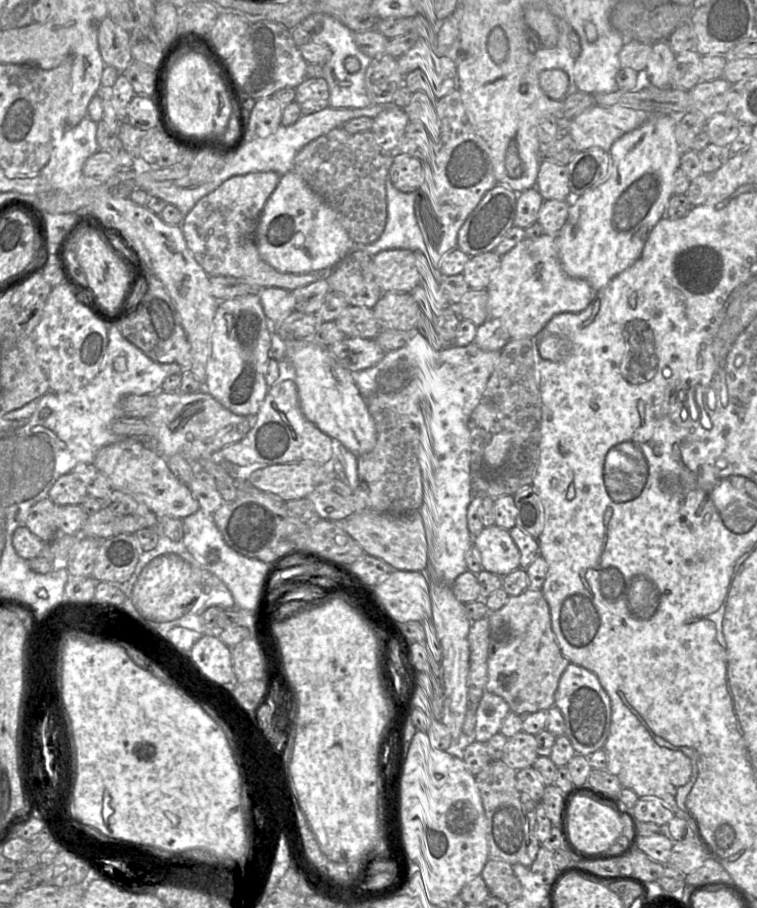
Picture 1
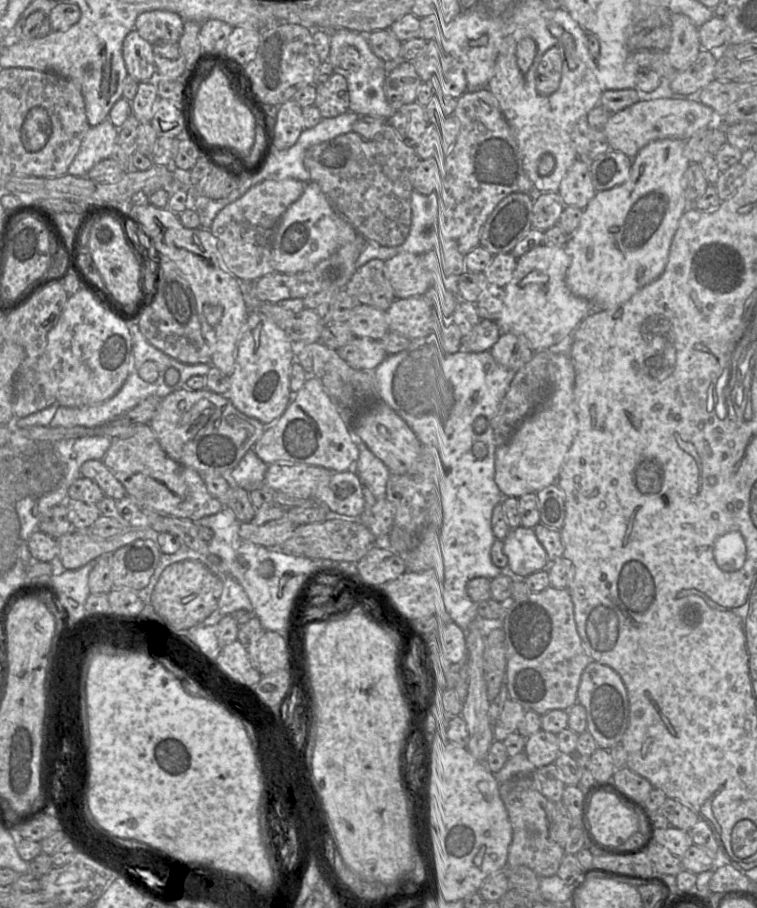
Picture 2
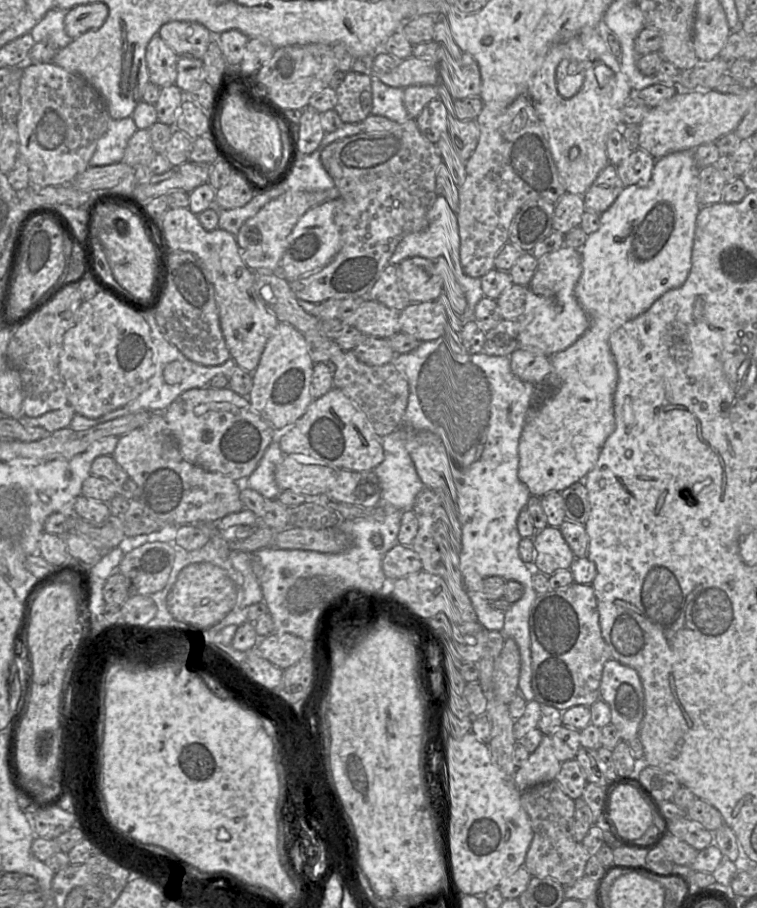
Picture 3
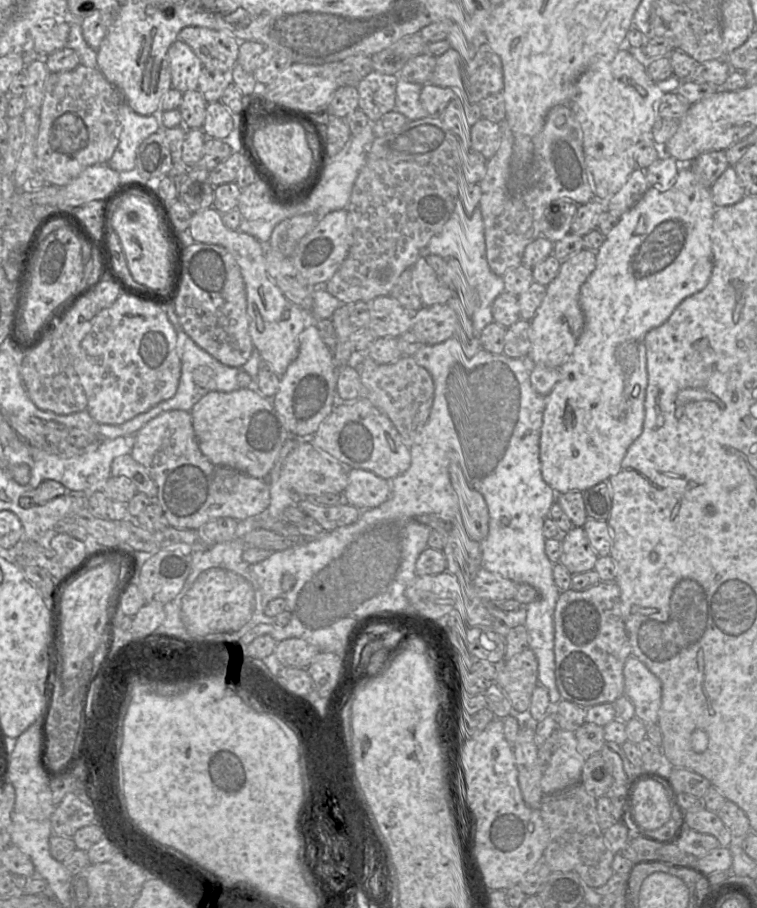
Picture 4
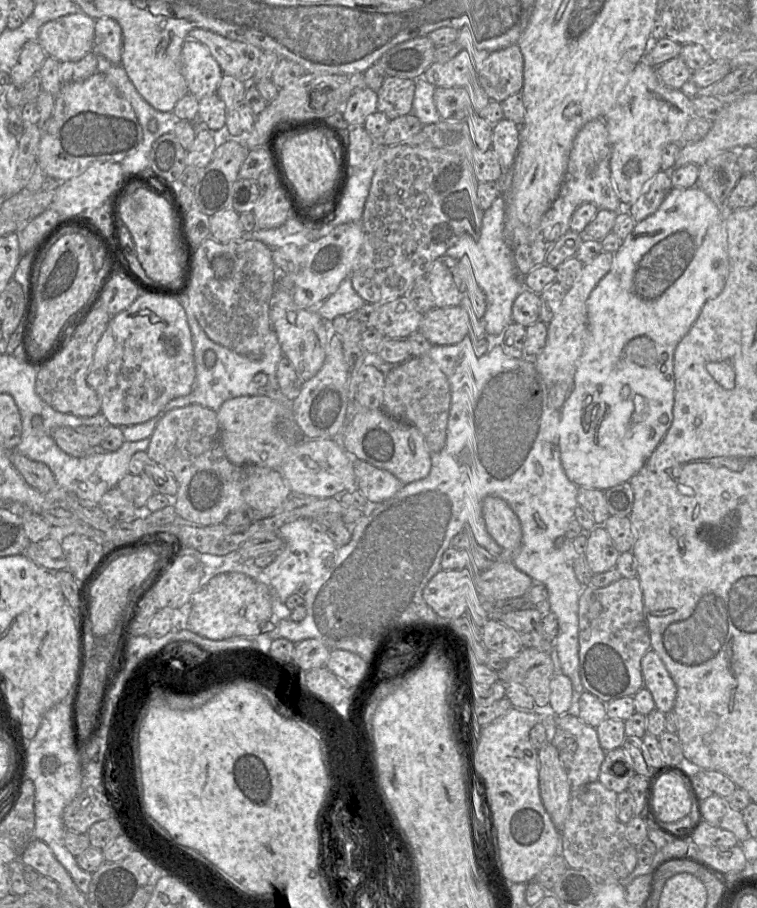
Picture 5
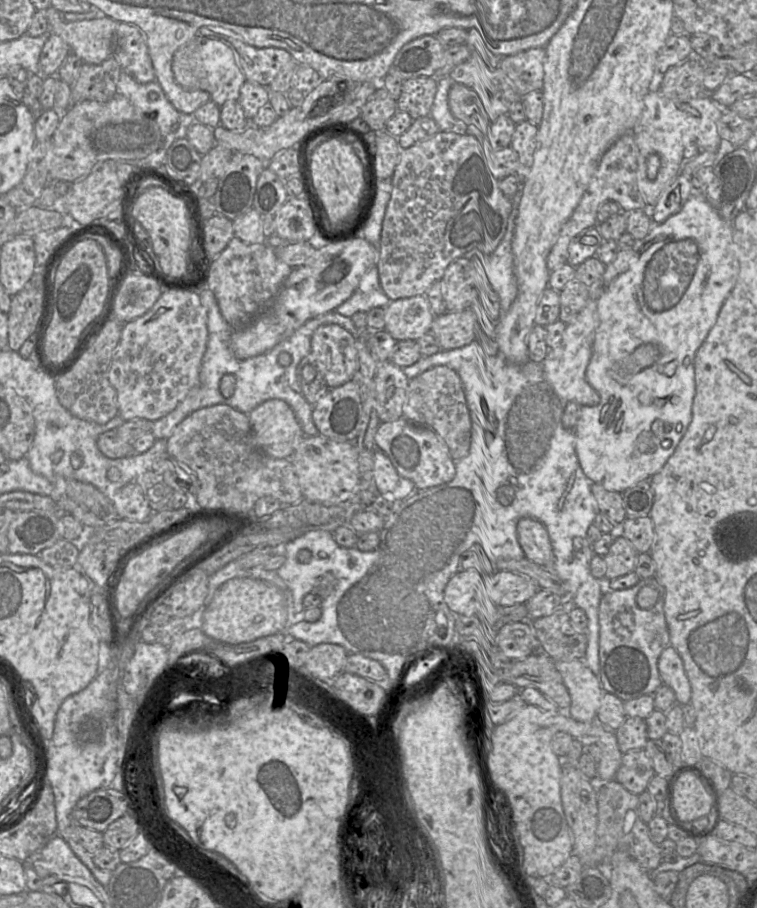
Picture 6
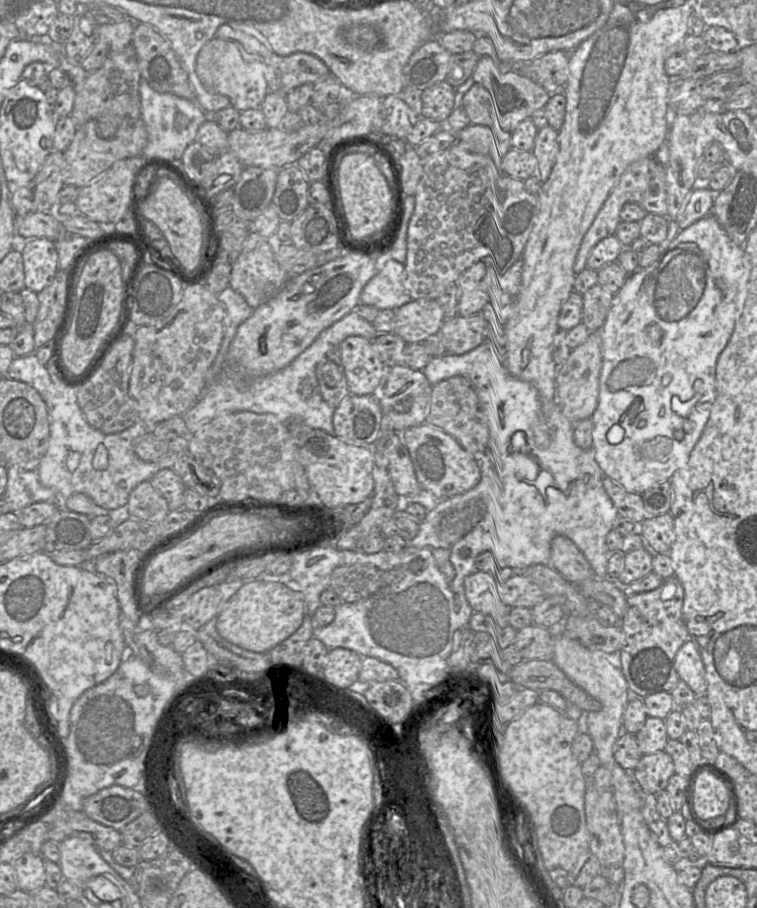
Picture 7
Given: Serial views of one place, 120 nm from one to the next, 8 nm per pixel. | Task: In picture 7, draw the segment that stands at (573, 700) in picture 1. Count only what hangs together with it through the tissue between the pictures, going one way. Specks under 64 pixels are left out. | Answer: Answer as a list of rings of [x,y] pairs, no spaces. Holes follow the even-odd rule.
[[[689,640],[680,647],[675,656],[675,668],[680,680],[697,696],[705,695],[707,688],[705,668],[699,648],[694,641]]]

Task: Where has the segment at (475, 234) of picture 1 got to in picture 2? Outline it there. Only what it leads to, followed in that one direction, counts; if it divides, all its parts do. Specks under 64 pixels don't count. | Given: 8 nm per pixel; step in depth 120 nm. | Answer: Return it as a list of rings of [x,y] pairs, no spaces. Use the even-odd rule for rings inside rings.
[[[511,193],[503,198],[481,228],[480,246],[493,255],[511,253],[533,229],[533,205],[534,197],[526,193]]]

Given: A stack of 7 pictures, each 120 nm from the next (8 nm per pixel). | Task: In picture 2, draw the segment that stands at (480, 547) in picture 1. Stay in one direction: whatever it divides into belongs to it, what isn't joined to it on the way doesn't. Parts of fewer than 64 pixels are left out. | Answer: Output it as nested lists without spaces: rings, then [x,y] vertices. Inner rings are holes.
[[[532,528],[511,529],[502,543],[510,574],[526,577],[538,571],[547,571],[552,562]]]

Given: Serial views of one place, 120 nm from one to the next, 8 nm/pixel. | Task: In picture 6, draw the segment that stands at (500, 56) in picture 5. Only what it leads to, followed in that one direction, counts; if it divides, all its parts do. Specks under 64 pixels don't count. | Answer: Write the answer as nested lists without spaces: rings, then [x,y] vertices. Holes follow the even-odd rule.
[[[533,48],[502,57],[500,69],[523,97],[541,91],[544,79],[545,49]]]

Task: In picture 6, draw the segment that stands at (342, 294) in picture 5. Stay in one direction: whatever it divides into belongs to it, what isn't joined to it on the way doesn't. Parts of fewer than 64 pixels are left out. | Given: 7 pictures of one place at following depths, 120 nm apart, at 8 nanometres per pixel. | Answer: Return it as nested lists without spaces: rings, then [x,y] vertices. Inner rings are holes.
[[[371,267],[360,279],[354,293],[335,311],[343,316],[351,317],[357,312],[368,312],[375,307],[386,307],[391,300],[380,286],[377,267]]]

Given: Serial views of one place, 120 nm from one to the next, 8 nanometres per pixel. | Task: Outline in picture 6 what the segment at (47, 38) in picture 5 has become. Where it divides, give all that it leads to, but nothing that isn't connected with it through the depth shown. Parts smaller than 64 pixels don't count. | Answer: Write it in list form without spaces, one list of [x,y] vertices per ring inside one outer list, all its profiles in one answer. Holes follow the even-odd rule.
[[[52,7],[47,9],[46,18],[50,25],[49,33],[60,36],[68,45],[70,53],[77,56],[84,64],[101,63],[112,56],[115,30],[120,22],[104,15],[88,20],[65,21],[60,18],[60,13],[66,12],[59,12]]]

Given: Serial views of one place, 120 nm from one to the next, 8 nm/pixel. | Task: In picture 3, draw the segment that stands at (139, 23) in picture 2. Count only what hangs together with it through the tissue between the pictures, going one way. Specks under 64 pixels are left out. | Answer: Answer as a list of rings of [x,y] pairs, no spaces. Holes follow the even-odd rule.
[[[172,21],[162,25],[158,35],[178,56],[202,60],[209,45],[217,41],[219,34],[213,34],[196,22]]]

